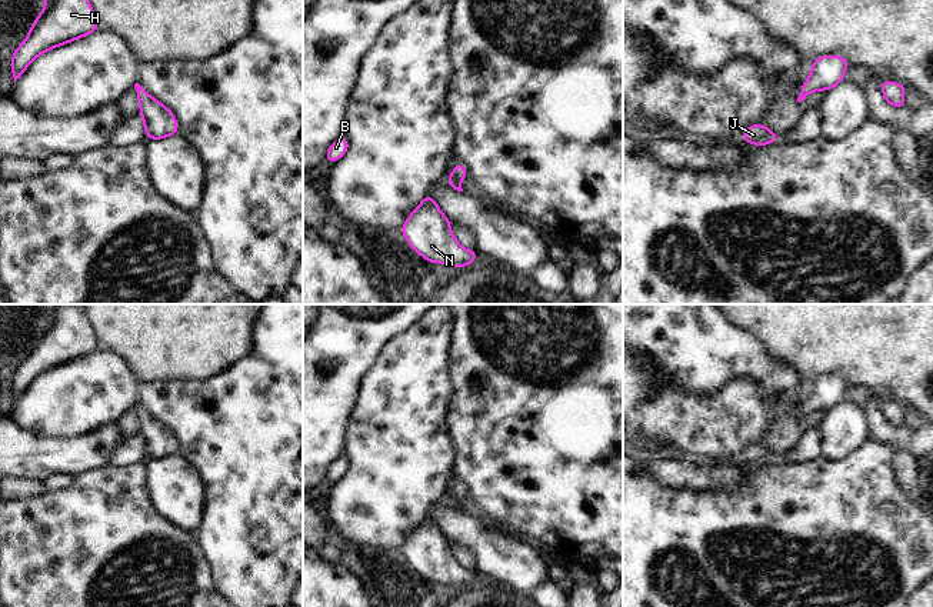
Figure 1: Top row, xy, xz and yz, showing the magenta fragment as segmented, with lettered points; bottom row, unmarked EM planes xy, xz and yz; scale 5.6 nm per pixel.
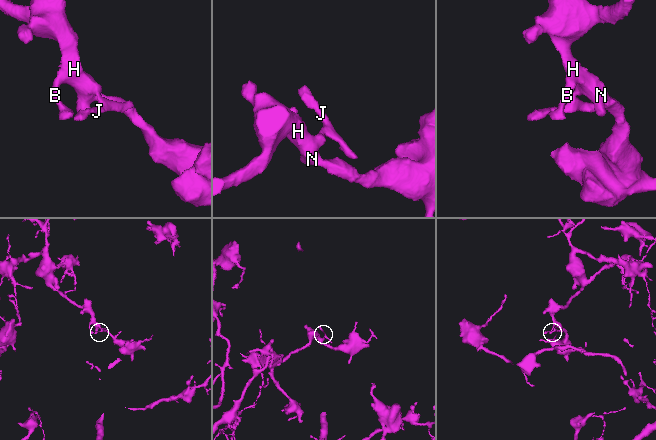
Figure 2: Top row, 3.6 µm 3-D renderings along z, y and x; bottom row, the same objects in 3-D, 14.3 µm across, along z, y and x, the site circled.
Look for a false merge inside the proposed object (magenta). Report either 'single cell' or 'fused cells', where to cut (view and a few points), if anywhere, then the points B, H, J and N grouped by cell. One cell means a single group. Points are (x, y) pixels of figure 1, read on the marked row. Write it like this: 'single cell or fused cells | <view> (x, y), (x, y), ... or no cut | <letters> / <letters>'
single cell | no cut | B H J N

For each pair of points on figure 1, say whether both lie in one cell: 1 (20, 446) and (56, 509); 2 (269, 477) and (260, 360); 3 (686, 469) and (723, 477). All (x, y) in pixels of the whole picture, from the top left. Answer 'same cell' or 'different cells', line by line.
1: different cells
2: same cell
3: same cell

